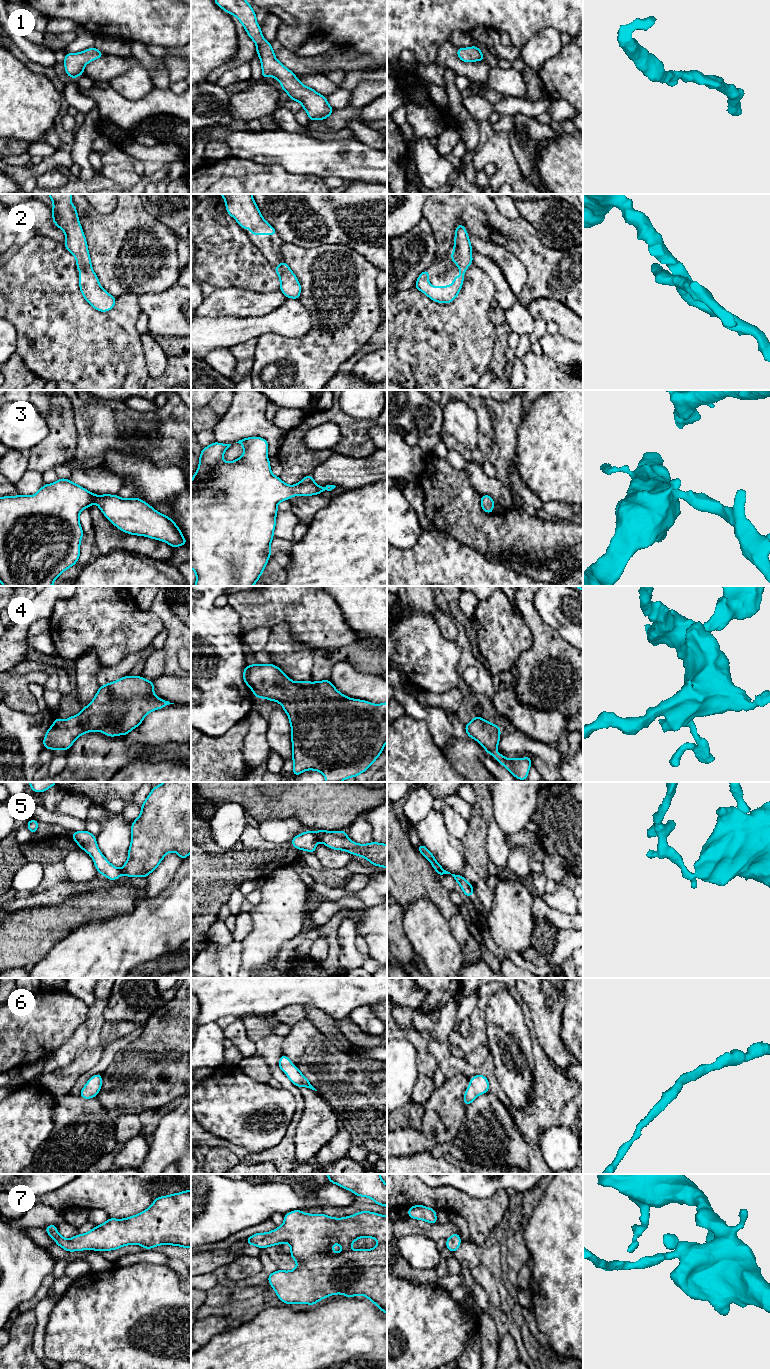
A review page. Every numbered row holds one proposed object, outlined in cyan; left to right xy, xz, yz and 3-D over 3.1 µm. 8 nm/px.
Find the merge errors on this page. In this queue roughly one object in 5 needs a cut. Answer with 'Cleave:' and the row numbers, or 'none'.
Cleave: 5

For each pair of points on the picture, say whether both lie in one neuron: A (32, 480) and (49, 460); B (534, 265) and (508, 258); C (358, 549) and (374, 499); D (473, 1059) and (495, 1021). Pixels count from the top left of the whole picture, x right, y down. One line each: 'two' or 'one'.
A: two
B: two
C: one
D: two

